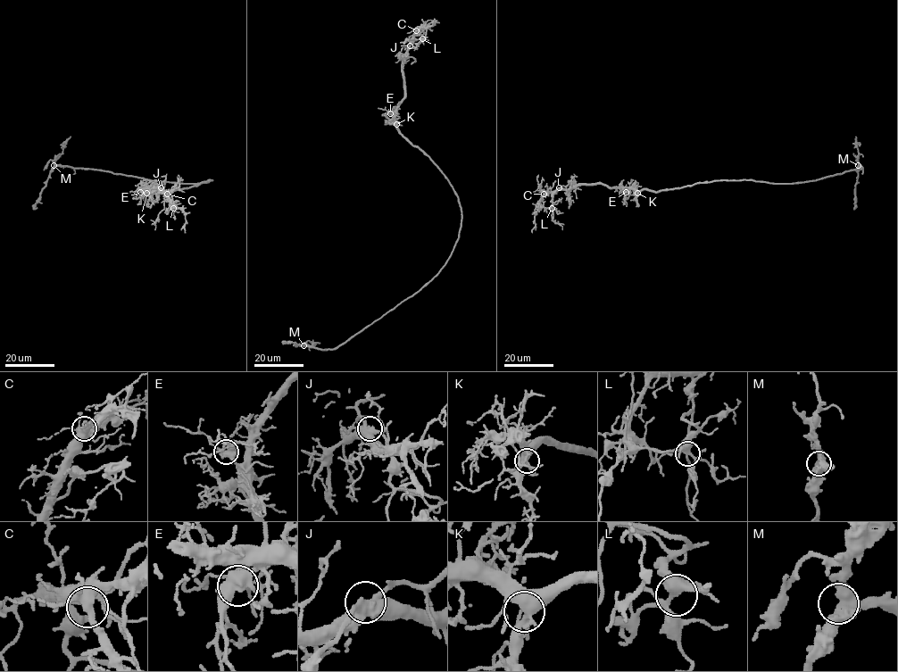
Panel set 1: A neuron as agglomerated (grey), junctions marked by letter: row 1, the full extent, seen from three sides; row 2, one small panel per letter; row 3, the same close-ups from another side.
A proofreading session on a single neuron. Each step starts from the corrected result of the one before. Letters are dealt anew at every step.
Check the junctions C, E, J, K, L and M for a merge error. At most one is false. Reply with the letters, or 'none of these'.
J

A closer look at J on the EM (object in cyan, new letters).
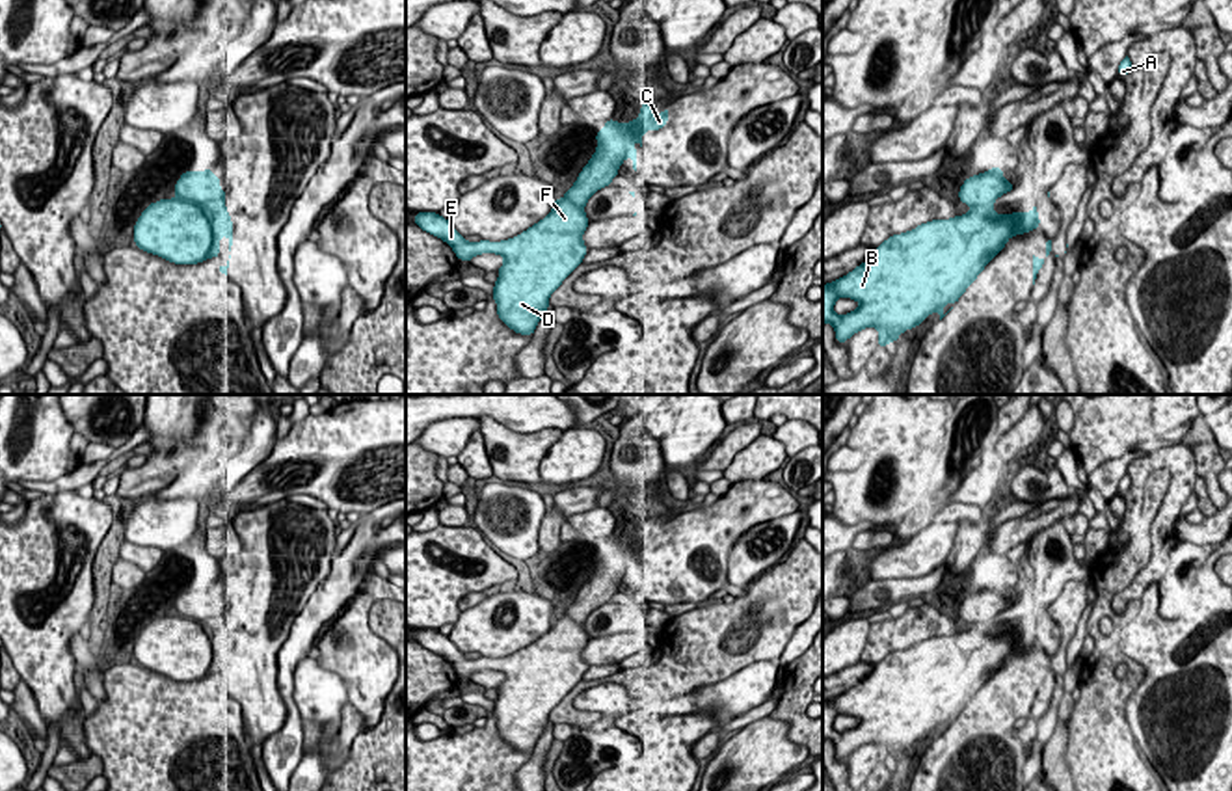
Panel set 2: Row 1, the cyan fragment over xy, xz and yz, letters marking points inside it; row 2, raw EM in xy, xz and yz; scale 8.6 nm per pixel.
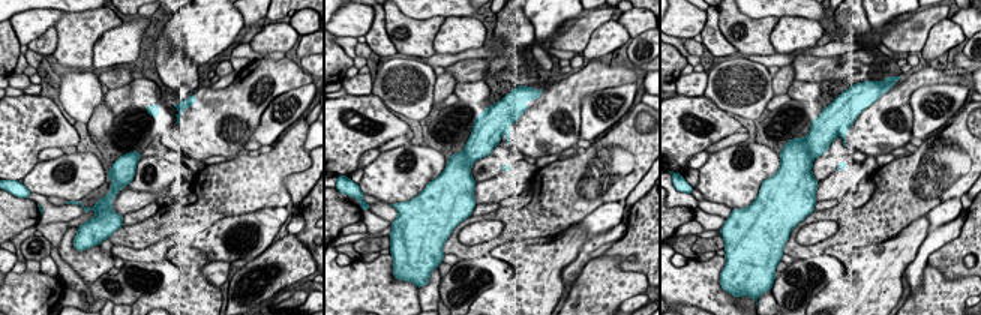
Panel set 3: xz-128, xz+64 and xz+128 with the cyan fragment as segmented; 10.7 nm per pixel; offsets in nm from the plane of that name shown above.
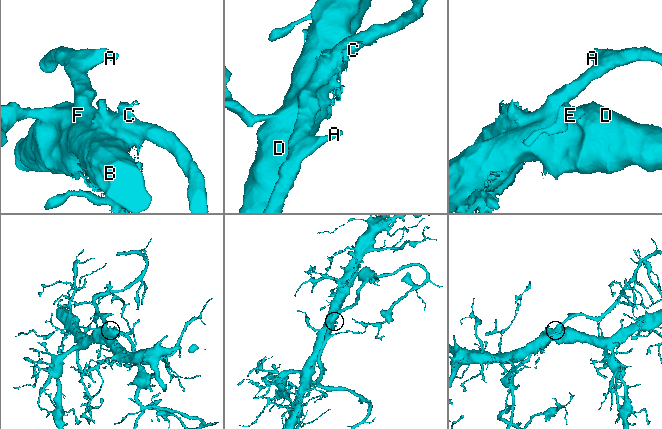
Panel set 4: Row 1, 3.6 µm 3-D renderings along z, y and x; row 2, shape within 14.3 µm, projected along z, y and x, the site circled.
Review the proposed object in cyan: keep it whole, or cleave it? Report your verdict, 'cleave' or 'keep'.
cleave

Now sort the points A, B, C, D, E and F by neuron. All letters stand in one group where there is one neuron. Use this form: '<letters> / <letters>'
A / B C D E F

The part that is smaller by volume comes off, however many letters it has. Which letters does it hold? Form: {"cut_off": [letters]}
{"cut_off": ["A"]}

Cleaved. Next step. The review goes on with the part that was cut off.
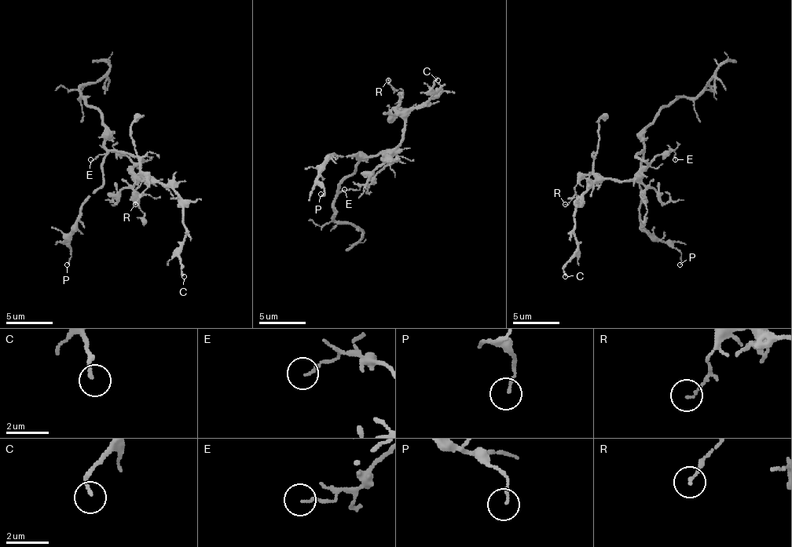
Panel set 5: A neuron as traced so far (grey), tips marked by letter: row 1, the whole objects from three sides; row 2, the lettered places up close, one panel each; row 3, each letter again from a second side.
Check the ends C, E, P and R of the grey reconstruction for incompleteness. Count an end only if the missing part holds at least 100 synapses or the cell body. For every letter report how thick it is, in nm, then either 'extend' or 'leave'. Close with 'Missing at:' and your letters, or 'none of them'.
C: calibre 140 nm; leave
E: calibre 110 nm; leave
P: calibre 100 nm; leave
R: calibre 110 nm; leave
Missing at: none of them

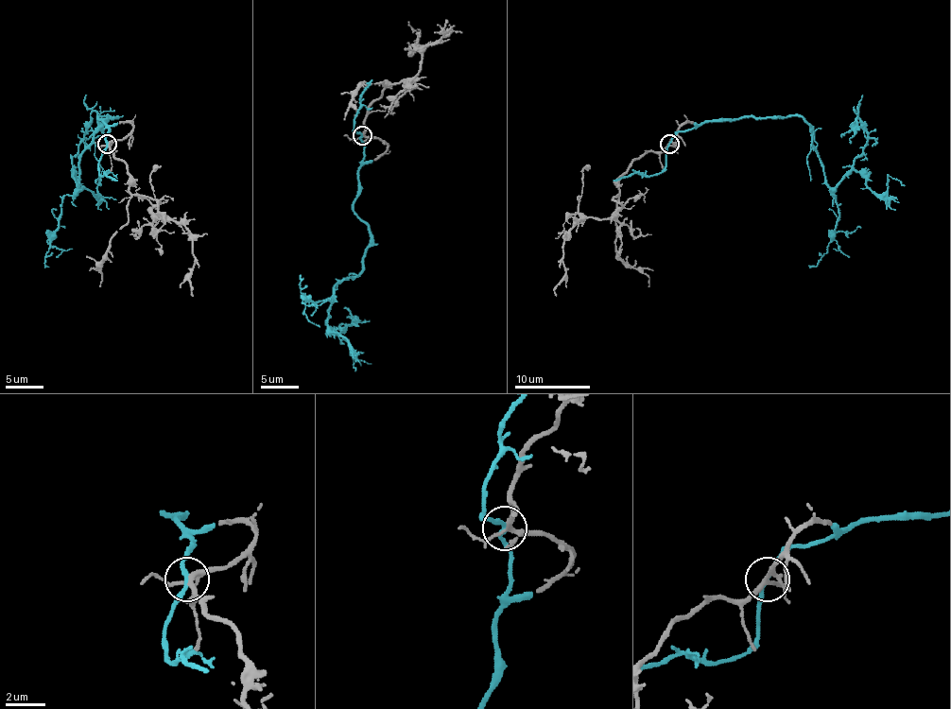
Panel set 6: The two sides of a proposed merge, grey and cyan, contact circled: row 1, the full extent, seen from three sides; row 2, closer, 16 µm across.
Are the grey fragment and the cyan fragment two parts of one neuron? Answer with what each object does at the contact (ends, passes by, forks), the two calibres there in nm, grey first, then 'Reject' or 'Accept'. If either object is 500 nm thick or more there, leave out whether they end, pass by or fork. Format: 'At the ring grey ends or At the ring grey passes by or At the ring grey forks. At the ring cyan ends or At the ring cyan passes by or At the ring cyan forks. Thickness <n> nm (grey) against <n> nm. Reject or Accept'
At the ring grey forks. At the ring cyan passes by. Thickness 240 nm (grey) against 180 nm. Accept

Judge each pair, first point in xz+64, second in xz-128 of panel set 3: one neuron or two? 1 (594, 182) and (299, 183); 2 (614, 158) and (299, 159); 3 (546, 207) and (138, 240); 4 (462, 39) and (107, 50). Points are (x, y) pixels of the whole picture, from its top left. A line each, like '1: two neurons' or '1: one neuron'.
1: two neurons
2: one neuron
3: one neuron
4: one neuron

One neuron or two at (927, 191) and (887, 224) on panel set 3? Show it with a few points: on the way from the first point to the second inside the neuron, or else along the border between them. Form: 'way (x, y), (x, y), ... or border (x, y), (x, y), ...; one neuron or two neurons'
way (917, 194), (897, 213); one neuron

